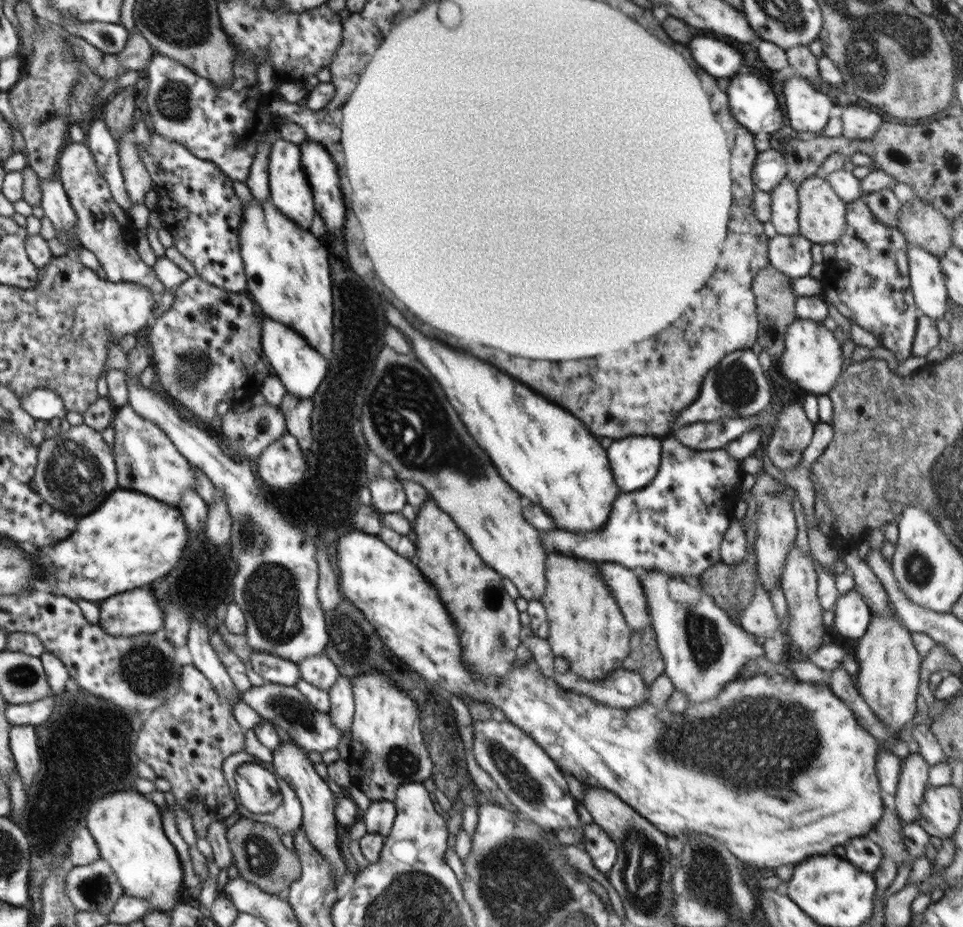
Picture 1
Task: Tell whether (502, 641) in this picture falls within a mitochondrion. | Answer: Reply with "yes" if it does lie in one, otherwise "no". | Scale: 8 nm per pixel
yes

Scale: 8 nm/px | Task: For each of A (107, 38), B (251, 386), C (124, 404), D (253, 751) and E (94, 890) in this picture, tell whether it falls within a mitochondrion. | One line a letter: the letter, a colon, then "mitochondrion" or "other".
A: other
B: other
C: other
D: other
E: mitochondrion

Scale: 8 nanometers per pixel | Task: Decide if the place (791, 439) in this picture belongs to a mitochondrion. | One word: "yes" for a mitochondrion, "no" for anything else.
no

